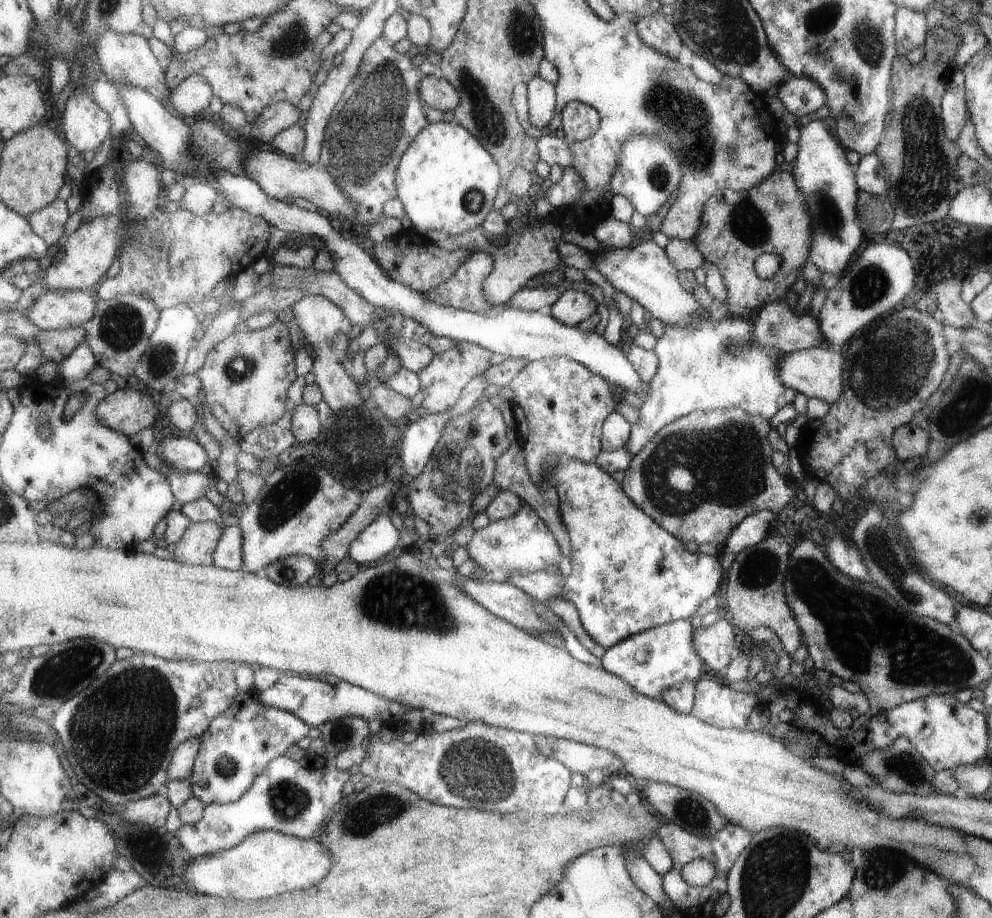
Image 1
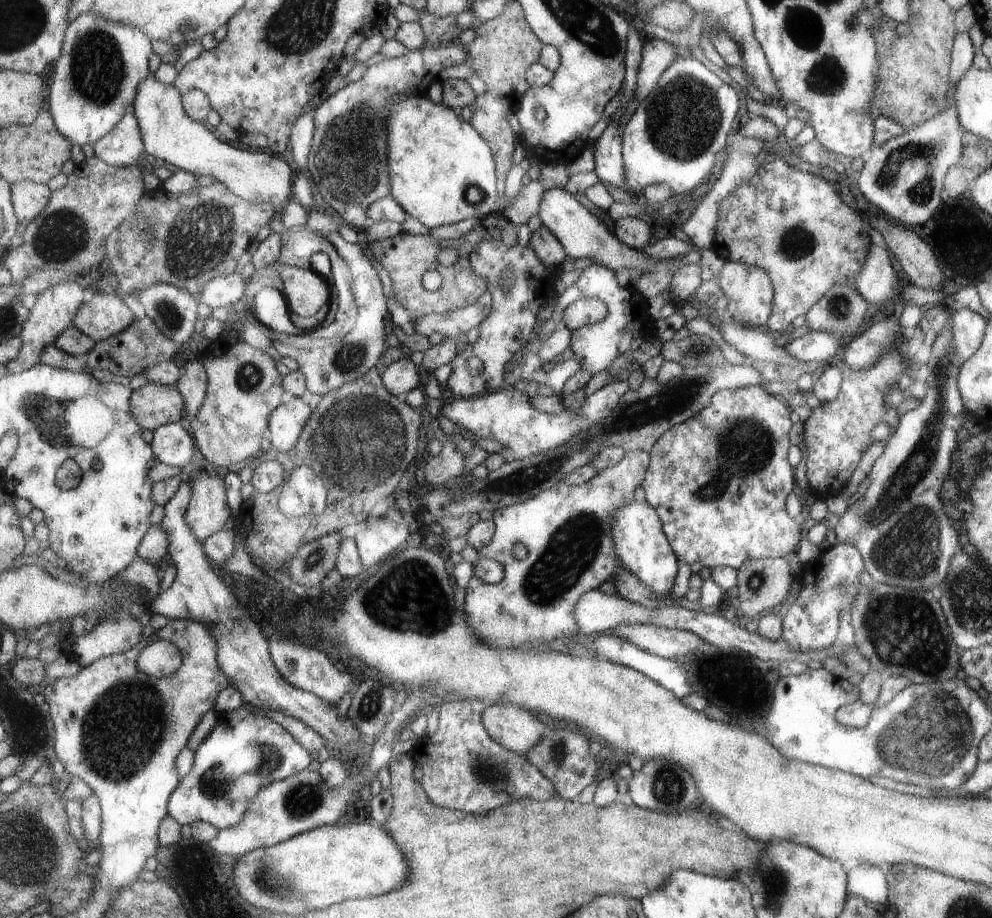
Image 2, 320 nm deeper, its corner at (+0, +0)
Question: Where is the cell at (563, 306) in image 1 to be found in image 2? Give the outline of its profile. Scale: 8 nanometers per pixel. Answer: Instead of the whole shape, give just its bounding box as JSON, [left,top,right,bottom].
[563,297,607,330]

